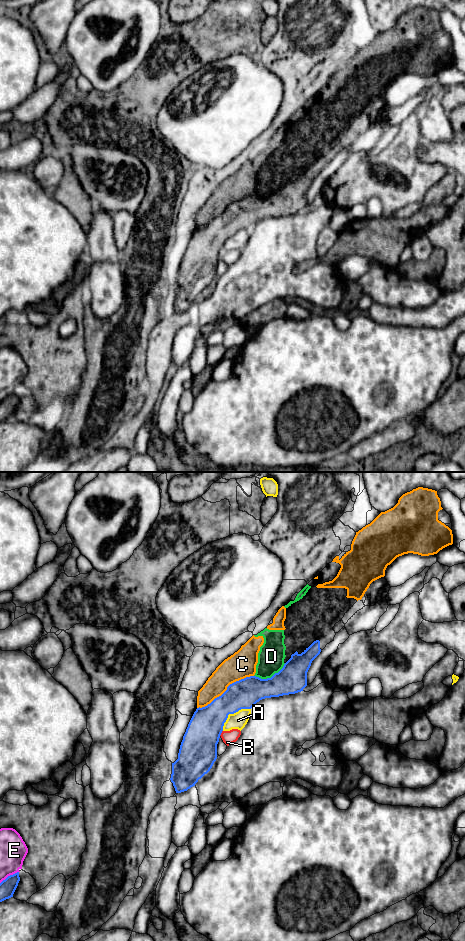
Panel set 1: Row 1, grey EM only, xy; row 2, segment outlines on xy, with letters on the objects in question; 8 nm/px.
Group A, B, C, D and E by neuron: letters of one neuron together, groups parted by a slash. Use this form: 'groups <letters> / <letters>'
groups A / B / C D / E

